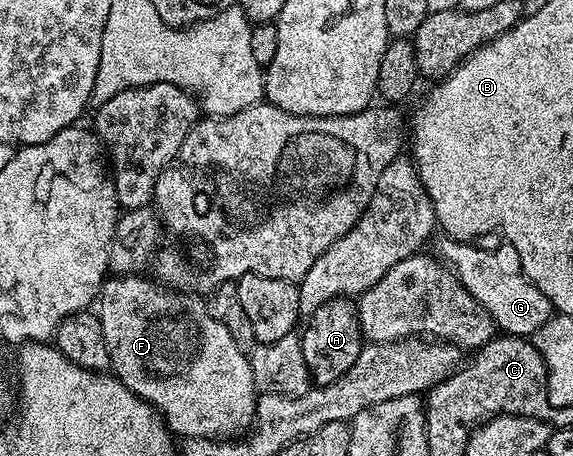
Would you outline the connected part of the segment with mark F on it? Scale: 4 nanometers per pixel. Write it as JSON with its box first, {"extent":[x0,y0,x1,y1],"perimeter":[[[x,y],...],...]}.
{"extent":[97,274,257,438],"perimeter":[[[115,274],[104,280],[102,288],[99,289],[97,297],[97,315],[101,322],[101,330],[105,333],[105,346],[109,350],[111,359],[110,371],[119,377],[119,381],[133,394],[140,396],[142,400],[148,400],[155,407],[156,412],[162,416],[172,433],[180,437],[190,438],[192,436],[210,436],[212,438],[227,438],[232,434],[243,434],[255,423],[255,401],[257,399],[257,385],[253,378],[253,370],[248,353],[241,351],[237,342],[233,342],[233,334],[209,314],[206,299],[202,295],[192,294],[187,290],[172,290],[167,286],[154,284],[151,280],[142,280],[139,274]]]}

